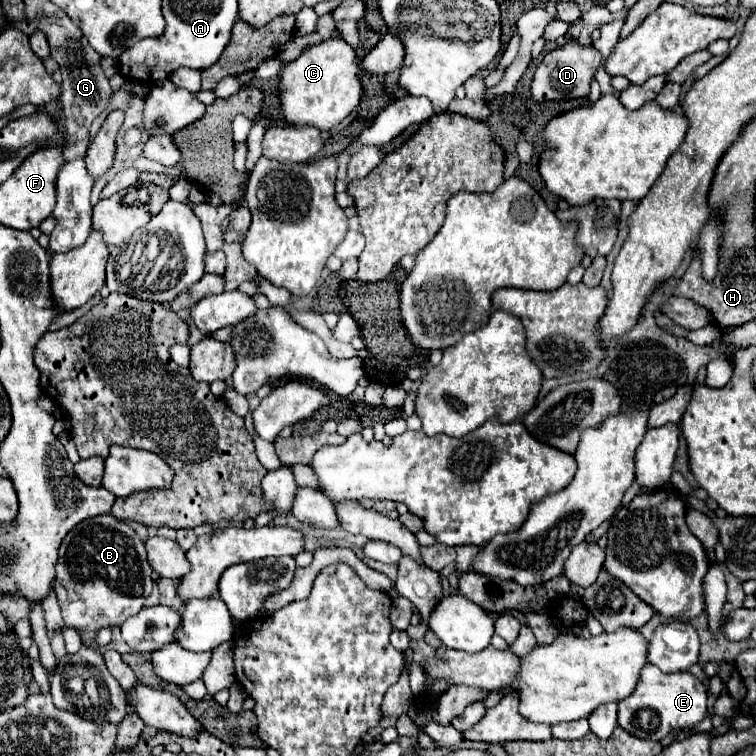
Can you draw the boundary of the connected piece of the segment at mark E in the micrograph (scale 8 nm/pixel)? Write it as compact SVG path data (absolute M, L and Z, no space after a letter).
M646 664L640 672L640 684L632 690L632 696L618 702L618 726L642 740L660 742L670 730L684 730L704 720L708 712L706 698L708 694L704 684L690 672L664 674L654 664Z

